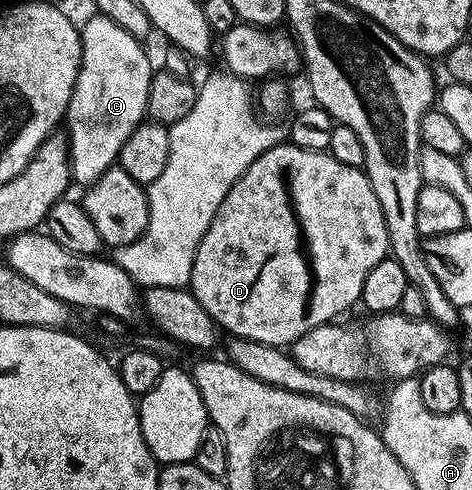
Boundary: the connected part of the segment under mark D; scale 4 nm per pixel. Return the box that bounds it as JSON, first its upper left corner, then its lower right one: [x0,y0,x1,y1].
[188,143,390,347]

